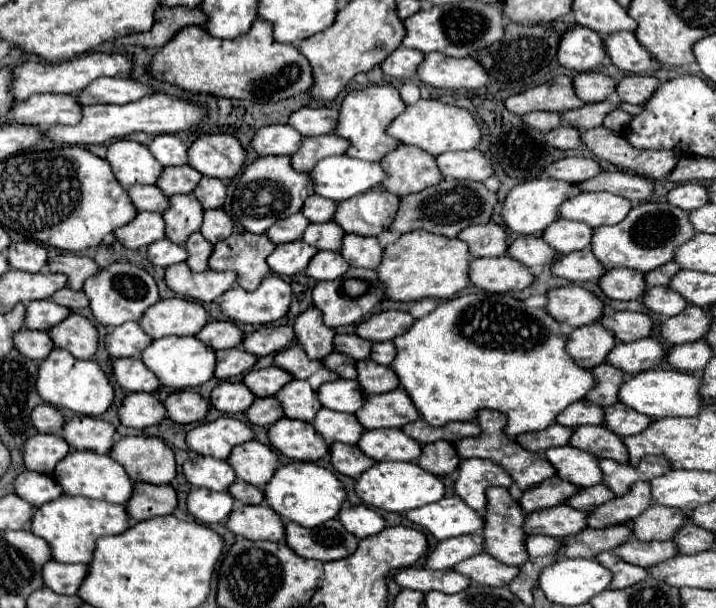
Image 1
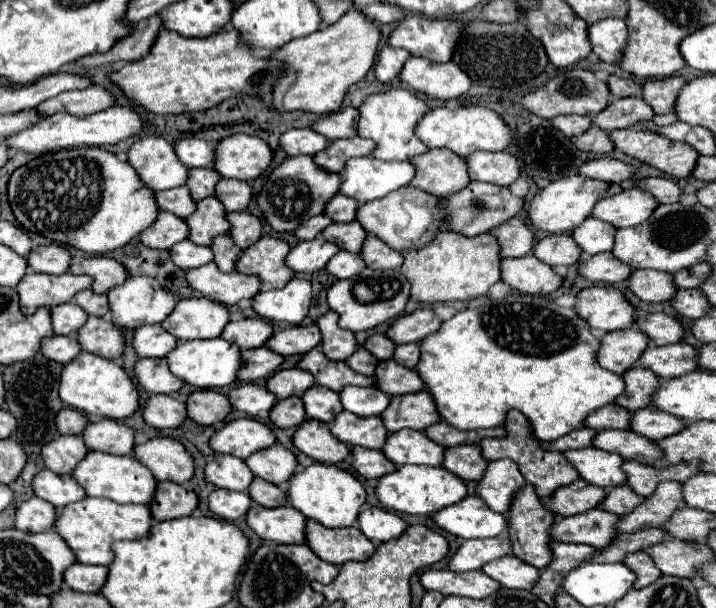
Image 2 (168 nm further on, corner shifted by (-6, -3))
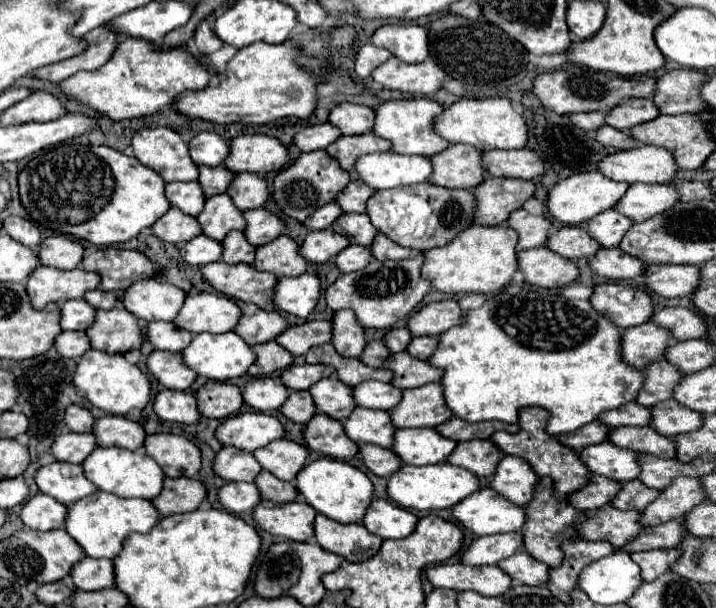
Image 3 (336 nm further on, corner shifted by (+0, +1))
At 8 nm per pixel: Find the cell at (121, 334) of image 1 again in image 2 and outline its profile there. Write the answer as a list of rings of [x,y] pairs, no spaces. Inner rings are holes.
[[[147,324],[143,328],[137,328],[133,338],[133,346],[141,358],[163,358],[177,344],[179,340],[167,330],[163,330],[161,324]]]

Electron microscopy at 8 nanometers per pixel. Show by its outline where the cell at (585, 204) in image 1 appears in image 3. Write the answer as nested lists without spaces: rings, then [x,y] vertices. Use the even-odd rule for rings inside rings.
[[[631,184],[629,192],[617,202],[617,212],[633,222],[643,222],[679,200],[673,184]]]

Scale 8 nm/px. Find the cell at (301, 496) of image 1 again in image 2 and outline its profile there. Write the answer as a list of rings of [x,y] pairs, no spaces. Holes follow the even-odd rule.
[[[315,462],[309,468],[305,468],[303,472],[297,472],[289,480],[289,500],[291,500],[291,506],[301,510],[307,518],[317,520],[319,524],[323,524],[327,528],[345,528],[345,526],[355,524],[355,520],[361,512],[361,506],[367,500],[367,492],[353,474],[349,474],[337,466]]]

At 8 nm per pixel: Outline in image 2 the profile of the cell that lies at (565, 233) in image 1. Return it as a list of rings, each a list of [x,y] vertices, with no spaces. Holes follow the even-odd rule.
[[[591,218],[591,220],[585,220],[579,228],[575,228],[573,238],[583,248],[585,254],[593,256],[599,252],[613,250],[615,232],[617,232],[615,226],[599,220],[599,218]]]

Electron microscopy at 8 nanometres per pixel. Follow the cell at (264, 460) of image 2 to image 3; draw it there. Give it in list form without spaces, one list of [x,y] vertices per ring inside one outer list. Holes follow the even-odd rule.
[[[279,438],[279,440],[273,440],[271,444],[255,450],[253,456],[257,458],[257,462],[261,464],[263,470],[271,472],[279,480],[293,482],[295,474],[307,462],[307,448],[303,444],[295,444],[291,440]]]

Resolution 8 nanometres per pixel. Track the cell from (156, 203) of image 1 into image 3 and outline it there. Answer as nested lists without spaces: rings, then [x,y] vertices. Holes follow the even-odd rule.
[[[171,182],[165,186],[165,196],[171,206],[177,206],[189,216],[197,216],[205,204],[199,182]]]

